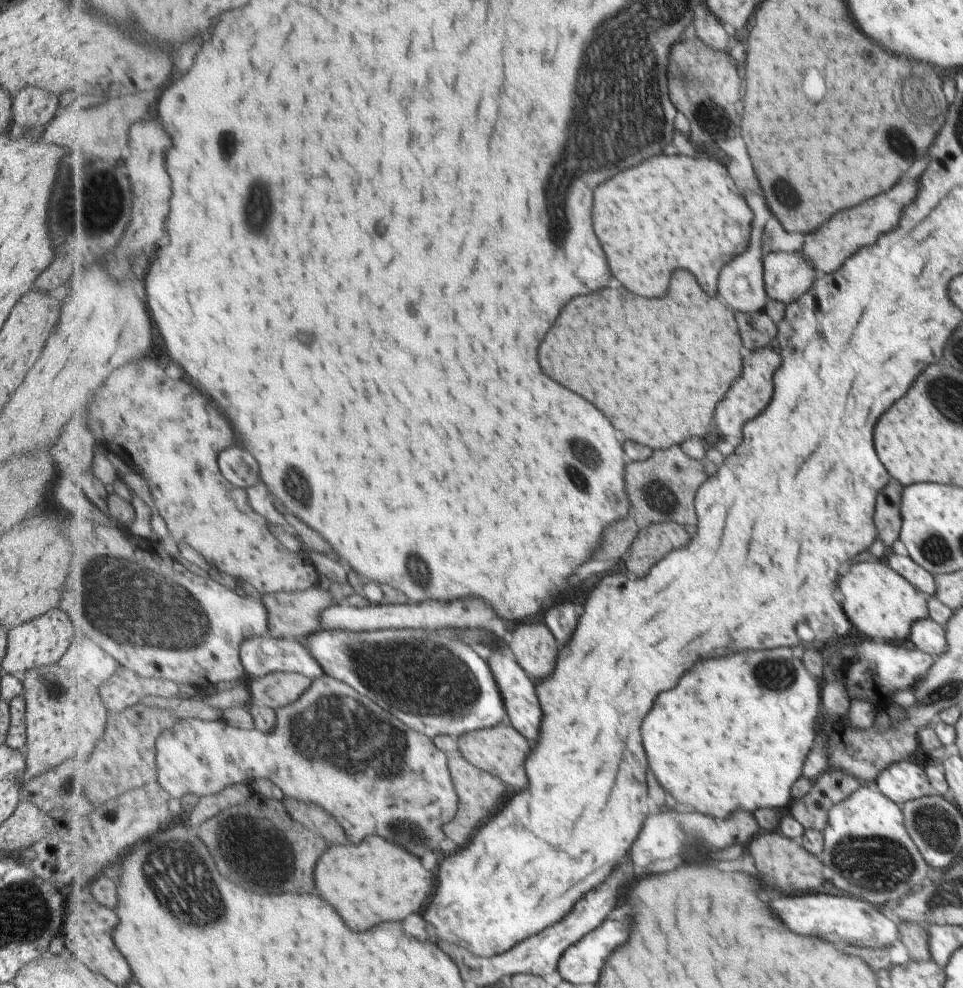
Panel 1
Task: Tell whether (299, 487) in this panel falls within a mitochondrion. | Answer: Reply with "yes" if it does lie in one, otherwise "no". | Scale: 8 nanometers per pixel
yes

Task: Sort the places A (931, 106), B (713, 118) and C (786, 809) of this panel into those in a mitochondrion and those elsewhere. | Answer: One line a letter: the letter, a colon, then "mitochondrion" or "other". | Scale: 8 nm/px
A: mitochondrion
B: mitochondrion
C: other

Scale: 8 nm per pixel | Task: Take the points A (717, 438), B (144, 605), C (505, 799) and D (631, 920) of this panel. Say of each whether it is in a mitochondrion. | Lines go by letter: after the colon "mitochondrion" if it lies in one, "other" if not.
A: other
B: mitochondrion
C: other
D: other

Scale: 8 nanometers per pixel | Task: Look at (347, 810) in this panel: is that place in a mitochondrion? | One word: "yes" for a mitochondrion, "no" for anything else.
no

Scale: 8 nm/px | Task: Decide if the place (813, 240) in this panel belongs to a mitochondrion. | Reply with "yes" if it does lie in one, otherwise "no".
no

